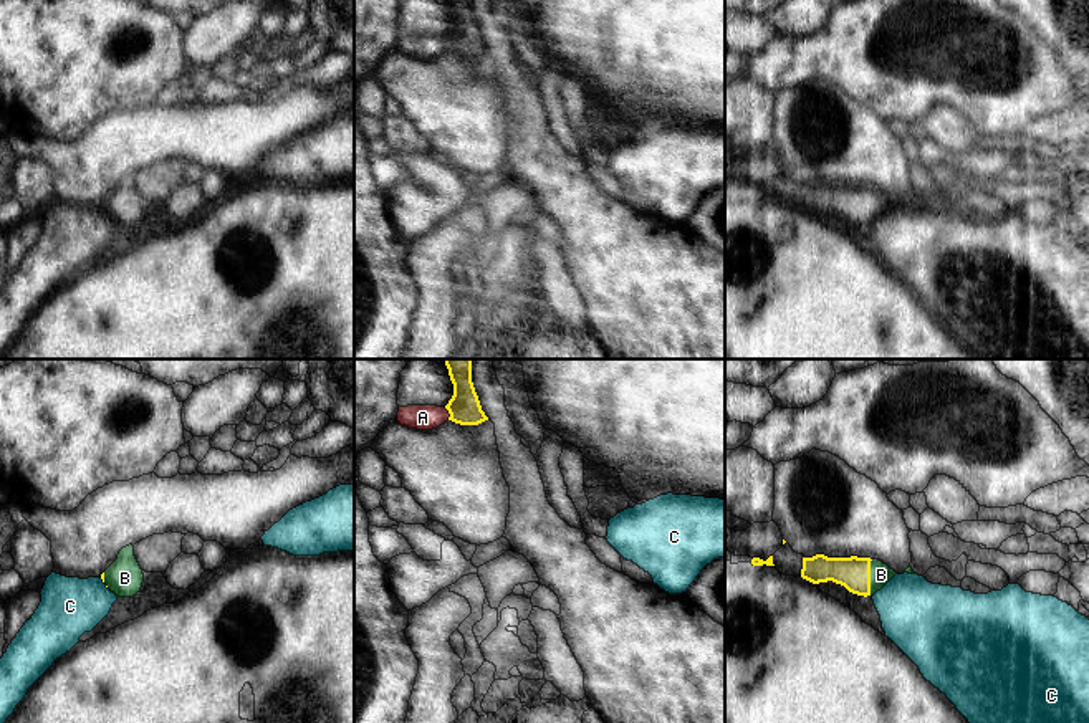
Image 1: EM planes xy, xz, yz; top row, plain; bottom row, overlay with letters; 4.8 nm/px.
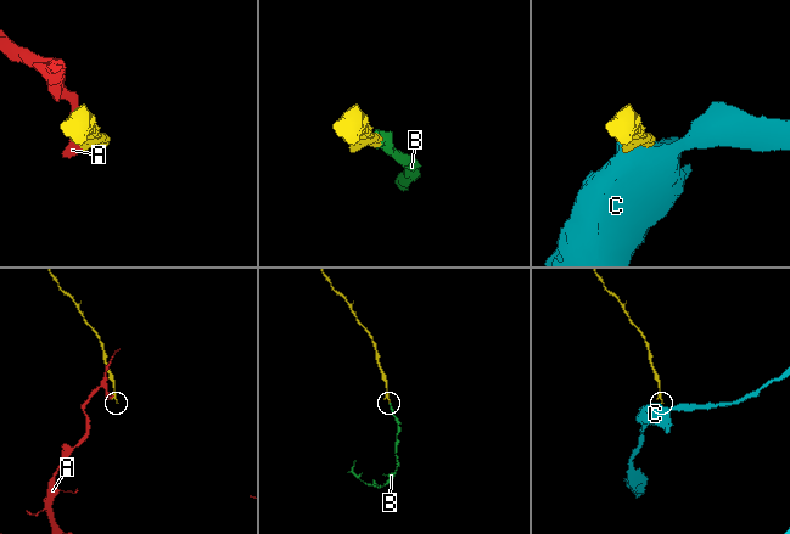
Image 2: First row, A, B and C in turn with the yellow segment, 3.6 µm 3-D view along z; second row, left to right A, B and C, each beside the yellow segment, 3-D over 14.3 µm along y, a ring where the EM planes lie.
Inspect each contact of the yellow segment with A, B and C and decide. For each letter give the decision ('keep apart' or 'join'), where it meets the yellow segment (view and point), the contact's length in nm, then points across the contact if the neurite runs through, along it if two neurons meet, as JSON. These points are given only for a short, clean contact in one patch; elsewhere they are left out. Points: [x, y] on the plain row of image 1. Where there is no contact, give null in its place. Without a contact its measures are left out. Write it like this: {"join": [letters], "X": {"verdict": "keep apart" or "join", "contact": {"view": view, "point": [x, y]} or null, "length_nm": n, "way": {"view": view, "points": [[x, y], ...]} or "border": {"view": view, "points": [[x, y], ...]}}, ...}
{"join": ["B"], "A": {"verdict": "keep apart", "contact": {"view": "xz", "point": [449, 42]}, "length_nm": 70, "border": {"view": "xz", "points": [[444, 37], [449, 48]]}}, "B": {"verdict": "join", "contact": {"view": "yz", "point": [869, 207]}, "length_nm": 180, "way": {"view": "yz", "points": [[853, 202], [869, 207], [881, 204]]}}, "C": {"verdict": "keep apart", "contact": {"view": "xy", "point": [103, 210]}, "length_nm": 40, "border": {"view": "xy", "points": [[100, 207], [103, 212]]}}}

